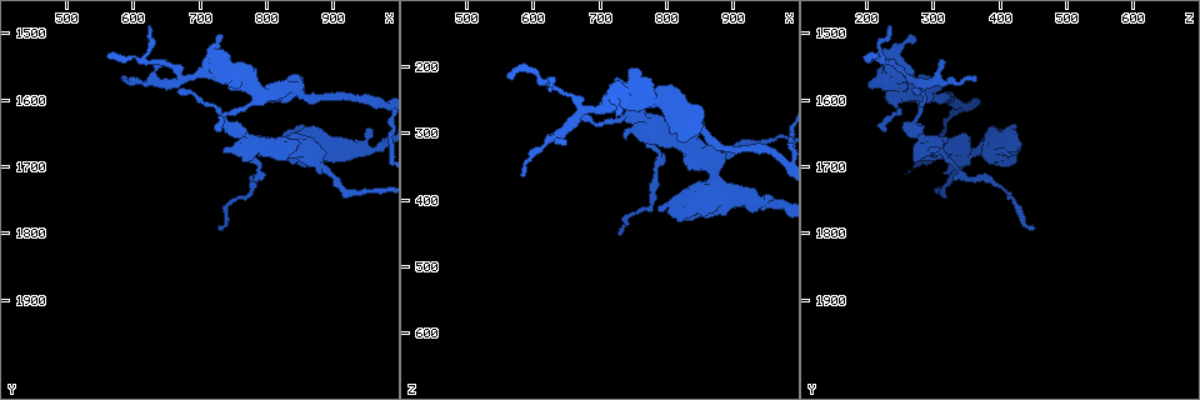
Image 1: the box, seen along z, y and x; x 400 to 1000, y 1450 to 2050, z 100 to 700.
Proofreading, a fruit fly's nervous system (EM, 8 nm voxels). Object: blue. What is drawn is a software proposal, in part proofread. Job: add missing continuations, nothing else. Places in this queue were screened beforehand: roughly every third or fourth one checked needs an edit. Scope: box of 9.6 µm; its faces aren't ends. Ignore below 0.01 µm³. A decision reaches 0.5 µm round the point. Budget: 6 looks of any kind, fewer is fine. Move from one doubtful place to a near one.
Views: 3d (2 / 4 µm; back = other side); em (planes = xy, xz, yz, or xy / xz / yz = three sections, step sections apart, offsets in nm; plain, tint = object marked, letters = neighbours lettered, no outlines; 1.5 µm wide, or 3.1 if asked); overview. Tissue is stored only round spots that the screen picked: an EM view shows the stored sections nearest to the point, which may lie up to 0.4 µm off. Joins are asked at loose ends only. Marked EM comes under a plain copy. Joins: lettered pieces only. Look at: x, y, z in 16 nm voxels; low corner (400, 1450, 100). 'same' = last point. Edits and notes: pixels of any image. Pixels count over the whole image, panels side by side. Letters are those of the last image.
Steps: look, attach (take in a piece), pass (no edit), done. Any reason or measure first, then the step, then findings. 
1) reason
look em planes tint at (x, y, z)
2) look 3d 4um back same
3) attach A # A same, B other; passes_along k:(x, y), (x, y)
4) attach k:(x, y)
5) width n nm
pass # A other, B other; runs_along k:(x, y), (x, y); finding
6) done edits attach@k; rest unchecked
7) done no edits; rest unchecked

free end
look em xz step 8 letters at (955, 1645, 400)

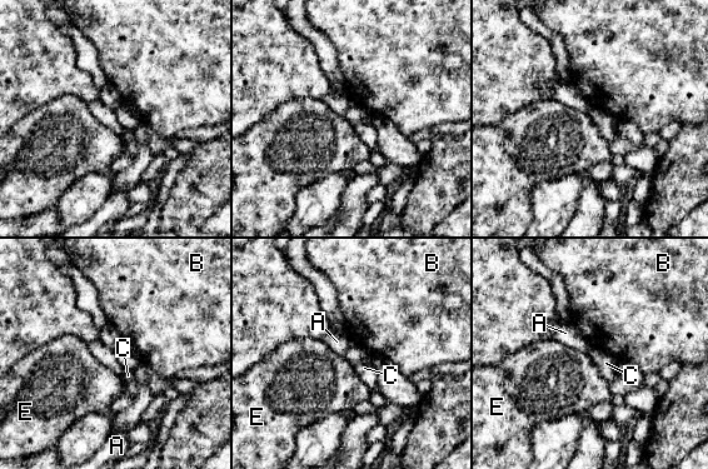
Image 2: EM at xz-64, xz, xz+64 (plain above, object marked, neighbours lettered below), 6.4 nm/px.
look em planes letters same

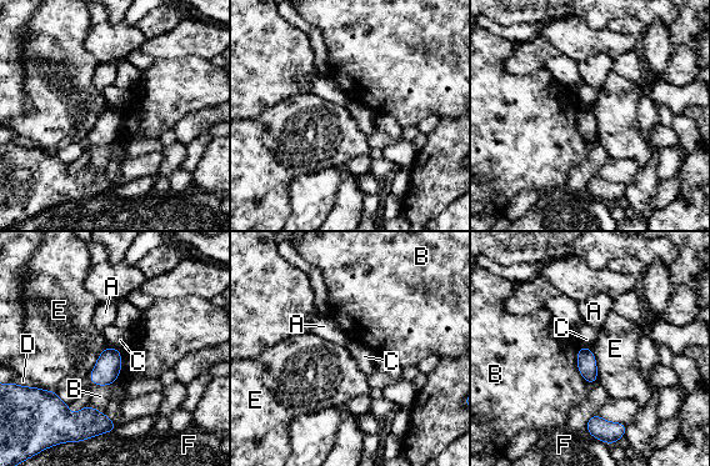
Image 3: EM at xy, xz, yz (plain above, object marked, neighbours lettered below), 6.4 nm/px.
pass # A other, B other, C other, D other, E other, F other; border 3:(589, 347), (595, 359), (598, 380); no lettered piece goes on from it

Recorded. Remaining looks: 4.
stops while still wide
look em planes letters at (740, 1675, 305)

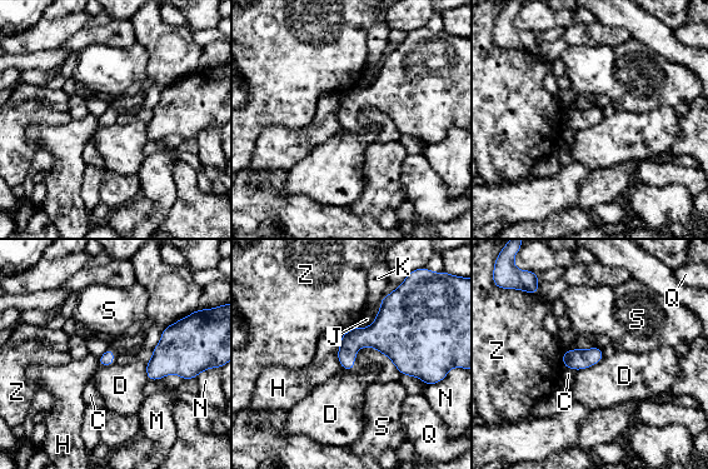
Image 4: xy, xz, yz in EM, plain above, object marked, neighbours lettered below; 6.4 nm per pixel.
longest_contact D 200 nm
pass # C other, D other, H other, J other, K other, M other, N other, Q other, S other, Z other; border 4:(603, 357), (597, 363), (577, 370); none of them fits

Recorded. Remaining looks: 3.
thin end
look em planes letters at (730, 1795, 455)

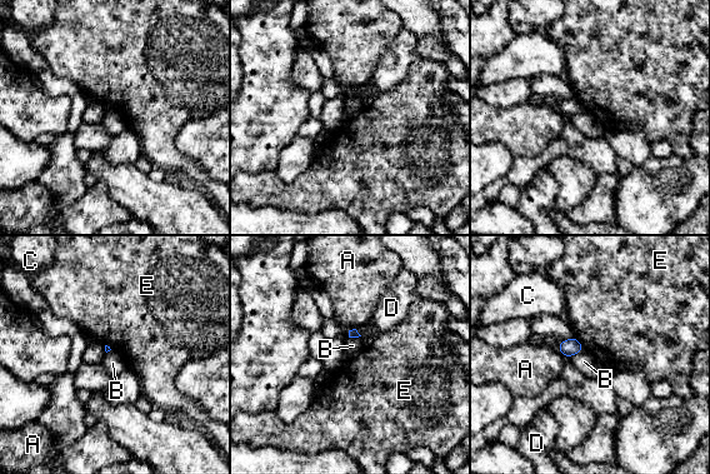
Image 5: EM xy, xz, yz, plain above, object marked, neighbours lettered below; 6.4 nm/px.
longest_contact B 120 nm
pass # A other, B other, C other, D other, E other; border 5:(583, 349), (568, 358); none of them fits

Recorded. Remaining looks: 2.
done no edits; rest unchecked

